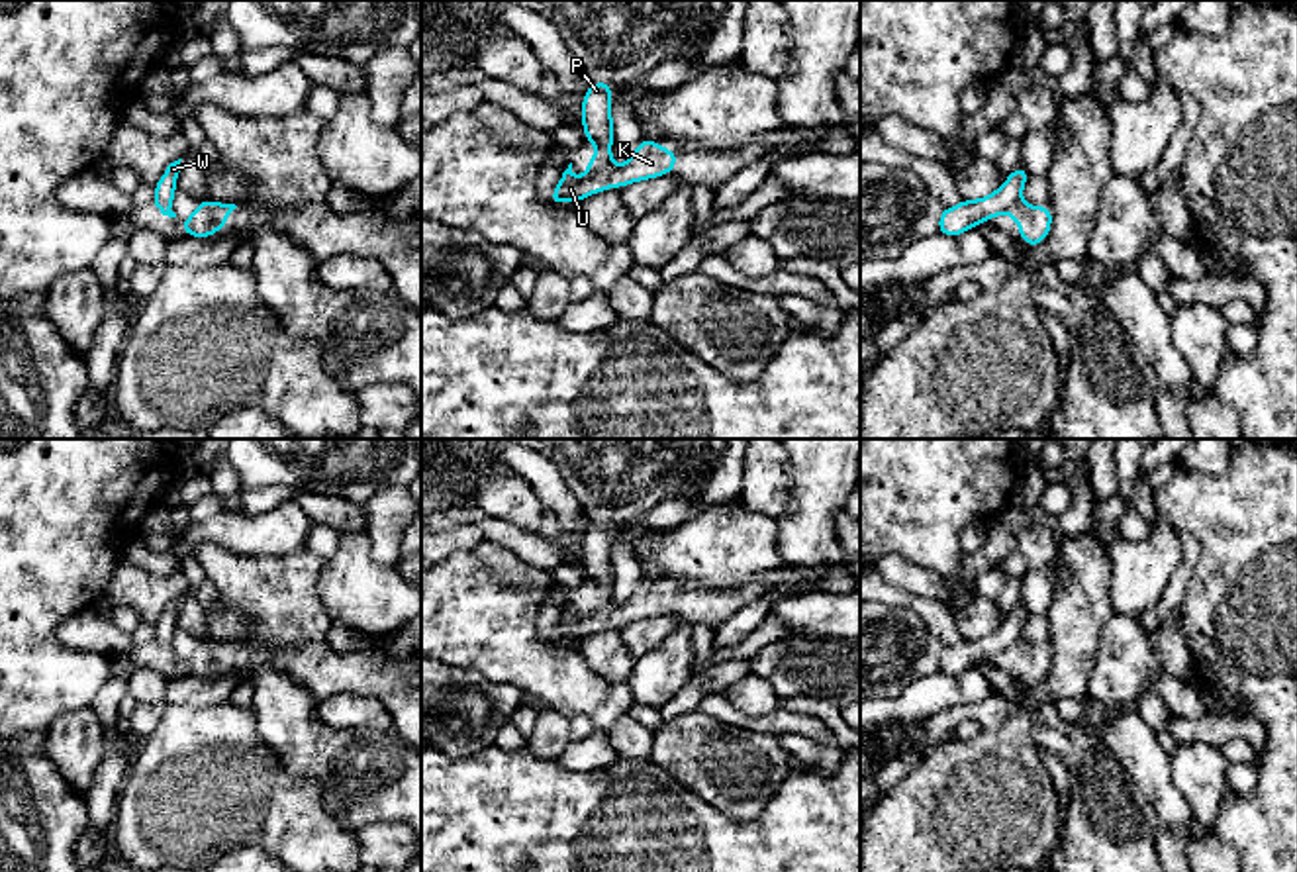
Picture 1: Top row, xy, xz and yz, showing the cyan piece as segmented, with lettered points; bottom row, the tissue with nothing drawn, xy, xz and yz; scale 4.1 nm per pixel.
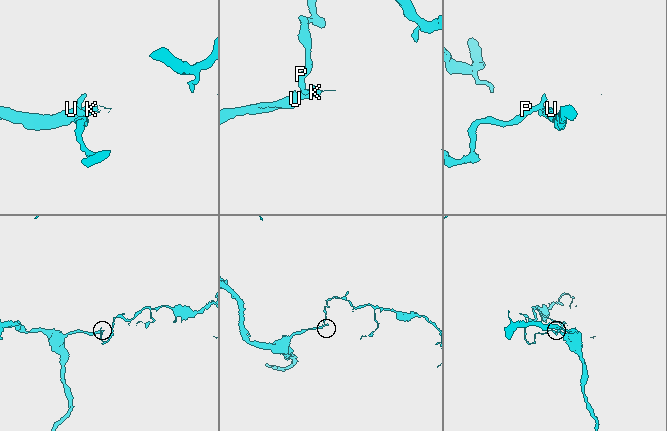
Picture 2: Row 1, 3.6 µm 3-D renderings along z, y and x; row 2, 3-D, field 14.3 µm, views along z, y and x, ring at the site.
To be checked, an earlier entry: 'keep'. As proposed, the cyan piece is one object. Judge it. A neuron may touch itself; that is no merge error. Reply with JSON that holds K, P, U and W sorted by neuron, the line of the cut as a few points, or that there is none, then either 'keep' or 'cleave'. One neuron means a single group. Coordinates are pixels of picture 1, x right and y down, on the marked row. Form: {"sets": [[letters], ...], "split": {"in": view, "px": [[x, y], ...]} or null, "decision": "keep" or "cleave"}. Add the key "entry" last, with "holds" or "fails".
{"sets": [["K", "U"], ["P", "W"]], "split": {"in": "yz", "px": [[1019, 198], [1008, 210]]}, "decision": "cleave", "entry": "fails"}

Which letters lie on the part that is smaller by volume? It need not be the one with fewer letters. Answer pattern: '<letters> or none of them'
P, W

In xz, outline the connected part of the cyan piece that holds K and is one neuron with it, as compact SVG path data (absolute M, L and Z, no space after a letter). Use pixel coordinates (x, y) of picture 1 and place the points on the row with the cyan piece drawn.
M648 137L641 139L631 161L621 167L611 165L611 147L598 149L586 167L586 180L578 180L572 172L572 163L568 165L549 200L549 206L554 208L564 200L578 204L586 196L607 190L611 186L623 188L637 180L672 174L678 157L678 153L656 145Z

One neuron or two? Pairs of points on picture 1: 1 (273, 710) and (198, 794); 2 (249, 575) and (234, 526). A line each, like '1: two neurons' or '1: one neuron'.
1: two neurons
2: two neurons

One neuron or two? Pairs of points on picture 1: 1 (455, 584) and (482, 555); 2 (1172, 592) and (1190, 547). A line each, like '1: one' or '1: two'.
1: two
2: one

